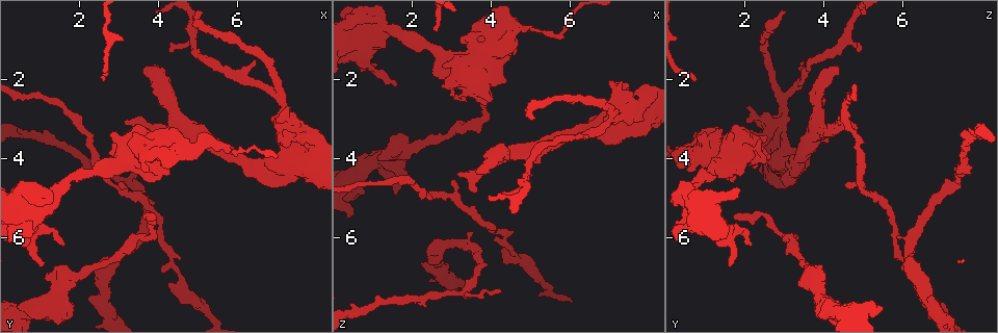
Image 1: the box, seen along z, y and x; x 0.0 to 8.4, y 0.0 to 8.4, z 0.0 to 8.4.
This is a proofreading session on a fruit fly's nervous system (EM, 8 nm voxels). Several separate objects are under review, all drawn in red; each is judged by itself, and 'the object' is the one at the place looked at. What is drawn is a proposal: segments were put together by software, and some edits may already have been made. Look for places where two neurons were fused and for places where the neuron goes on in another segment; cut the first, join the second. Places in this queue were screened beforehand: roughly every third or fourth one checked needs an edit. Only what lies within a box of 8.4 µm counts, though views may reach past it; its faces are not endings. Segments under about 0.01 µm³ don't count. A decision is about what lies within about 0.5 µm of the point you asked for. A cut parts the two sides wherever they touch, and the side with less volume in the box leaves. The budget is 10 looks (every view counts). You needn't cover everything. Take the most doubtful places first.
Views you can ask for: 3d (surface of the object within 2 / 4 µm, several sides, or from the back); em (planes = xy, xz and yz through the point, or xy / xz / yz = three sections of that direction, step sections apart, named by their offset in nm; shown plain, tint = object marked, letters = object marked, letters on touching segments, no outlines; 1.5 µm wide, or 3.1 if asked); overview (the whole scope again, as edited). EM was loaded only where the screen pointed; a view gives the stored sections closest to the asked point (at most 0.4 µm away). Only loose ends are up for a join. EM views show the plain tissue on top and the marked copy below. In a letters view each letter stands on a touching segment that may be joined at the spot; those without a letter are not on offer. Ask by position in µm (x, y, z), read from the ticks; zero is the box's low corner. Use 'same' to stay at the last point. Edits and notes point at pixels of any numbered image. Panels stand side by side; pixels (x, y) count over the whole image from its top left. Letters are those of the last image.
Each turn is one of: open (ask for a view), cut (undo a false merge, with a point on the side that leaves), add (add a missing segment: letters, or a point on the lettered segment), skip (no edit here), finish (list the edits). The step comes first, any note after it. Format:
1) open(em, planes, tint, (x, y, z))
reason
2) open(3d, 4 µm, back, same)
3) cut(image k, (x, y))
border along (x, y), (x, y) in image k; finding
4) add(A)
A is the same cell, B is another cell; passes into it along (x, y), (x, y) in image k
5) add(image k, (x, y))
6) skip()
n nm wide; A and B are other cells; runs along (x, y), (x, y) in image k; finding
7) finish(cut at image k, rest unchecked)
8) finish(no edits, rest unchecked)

open(em, xy, step 8, letters, (3.65, 1.80, 4.45))
free end

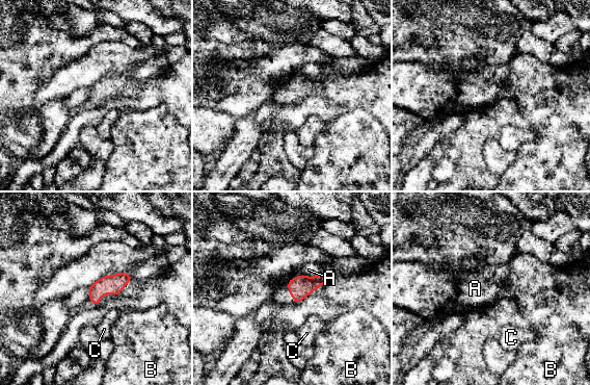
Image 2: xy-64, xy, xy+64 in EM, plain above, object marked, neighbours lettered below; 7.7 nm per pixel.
open(em, planes, letters, same)
another direction

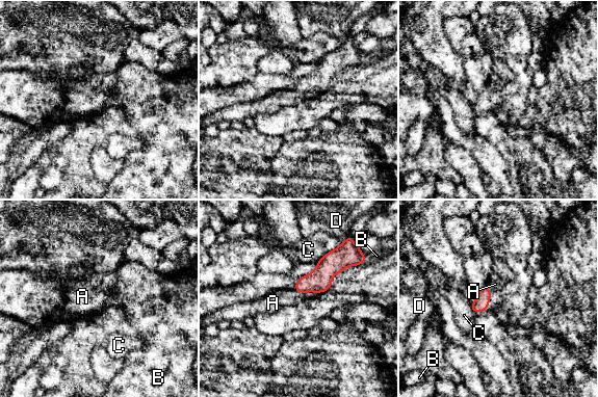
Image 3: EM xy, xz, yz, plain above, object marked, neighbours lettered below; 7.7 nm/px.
add(A)
A is the same cell, B, C and D are other cells; passes into it along (319, 281), (305, 291), (281, 298) in image 3; the neuron continues

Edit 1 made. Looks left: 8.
open(overview)
see it whole again

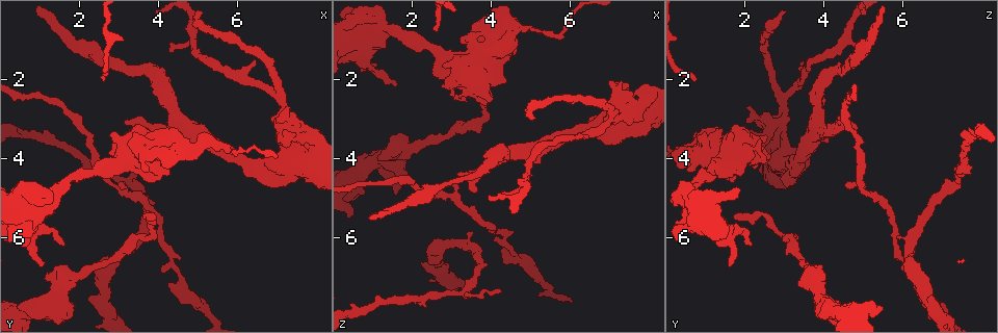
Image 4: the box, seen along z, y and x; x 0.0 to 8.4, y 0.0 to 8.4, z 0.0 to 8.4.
open(3d, 2 µm, (5.70, 3.65, 0.90))
abrupt turn

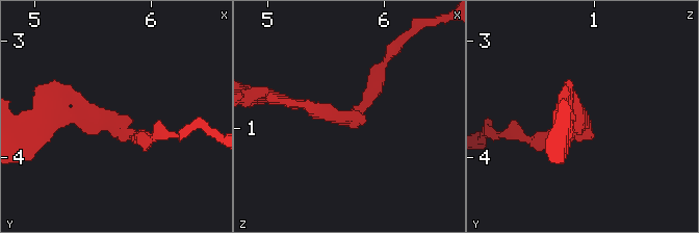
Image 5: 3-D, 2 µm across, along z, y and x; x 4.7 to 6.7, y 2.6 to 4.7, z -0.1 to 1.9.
open(em, planes, tint, (5.70, 3.68, 0.88))
now the EM

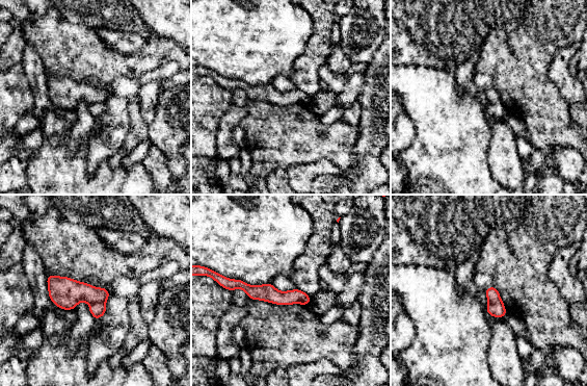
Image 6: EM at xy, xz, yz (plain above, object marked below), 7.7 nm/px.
open(em, planes, letters, same)

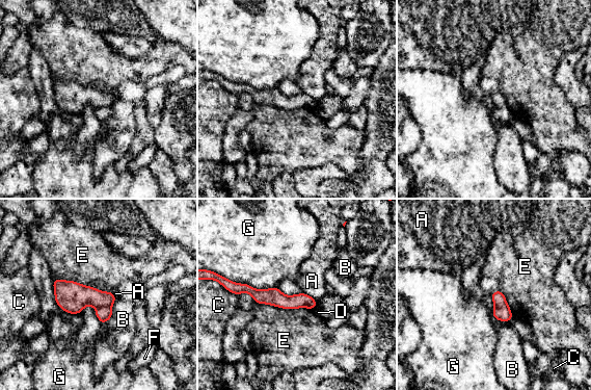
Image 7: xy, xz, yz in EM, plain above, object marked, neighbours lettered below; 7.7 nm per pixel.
skip()
A, B, C, D, E, F and G are other cells; runs along (236, 287), (313, 305) in image 7; continuous, no second neuron

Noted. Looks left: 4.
open(em, xz, step 8, tint, (4.05, 3.55, 2.45))
an open end

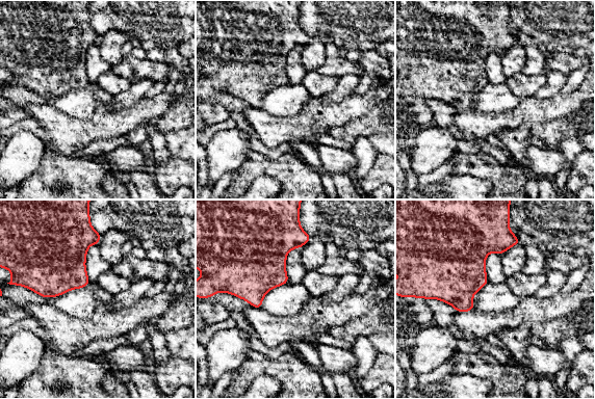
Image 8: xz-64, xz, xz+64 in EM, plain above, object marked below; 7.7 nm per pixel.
open(em, planes, letters, same)

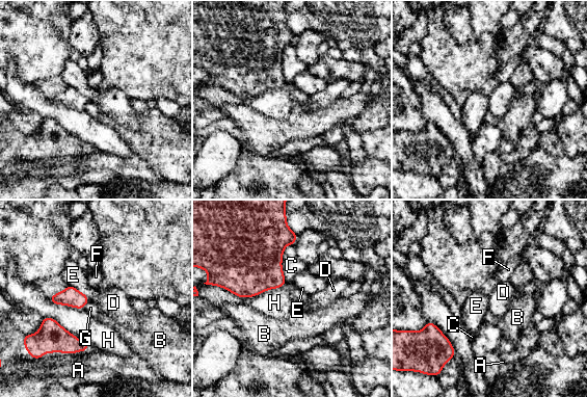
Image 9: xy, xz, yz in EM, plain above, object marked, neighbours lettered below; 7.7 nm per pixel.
skip()
A, B, C, D, E, F, G and H are other cells; border along (69, 285), (82, 292), (89, 300) in image 9; no lettered segment goes on from it

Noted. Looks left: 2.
open(em, yz, step 4, tint, (3.15, 6.40, 6.20))
a narrow waist

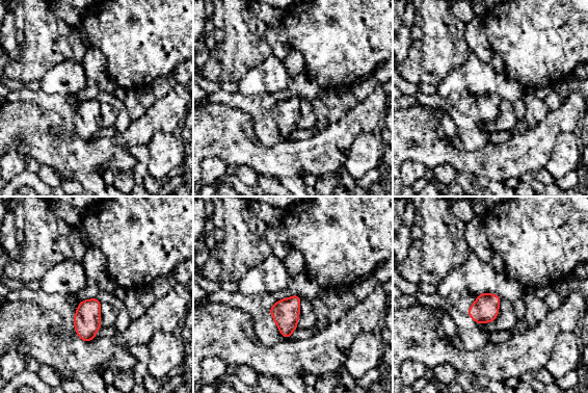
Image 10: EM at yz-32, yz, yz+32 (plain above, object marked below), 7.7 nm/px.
open(em, yz, step 4, letters, same)

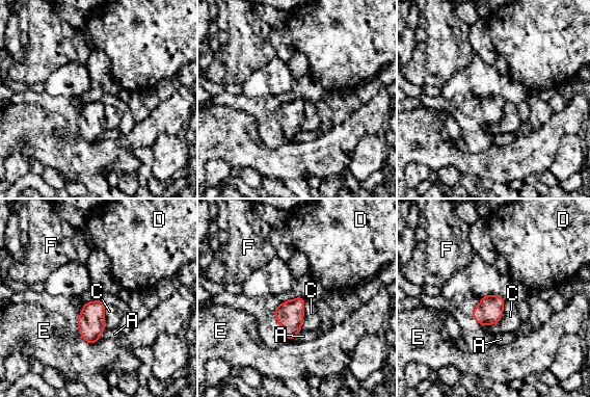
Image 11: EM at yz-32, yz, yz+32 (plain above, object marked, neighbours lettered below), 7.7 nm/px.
skip()
A, C, D, E and F are other cells; border along (305, 301), (300, 329) in image 11; one neuron here

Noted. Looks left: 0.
finish(add at image 3, rest unchecked)

